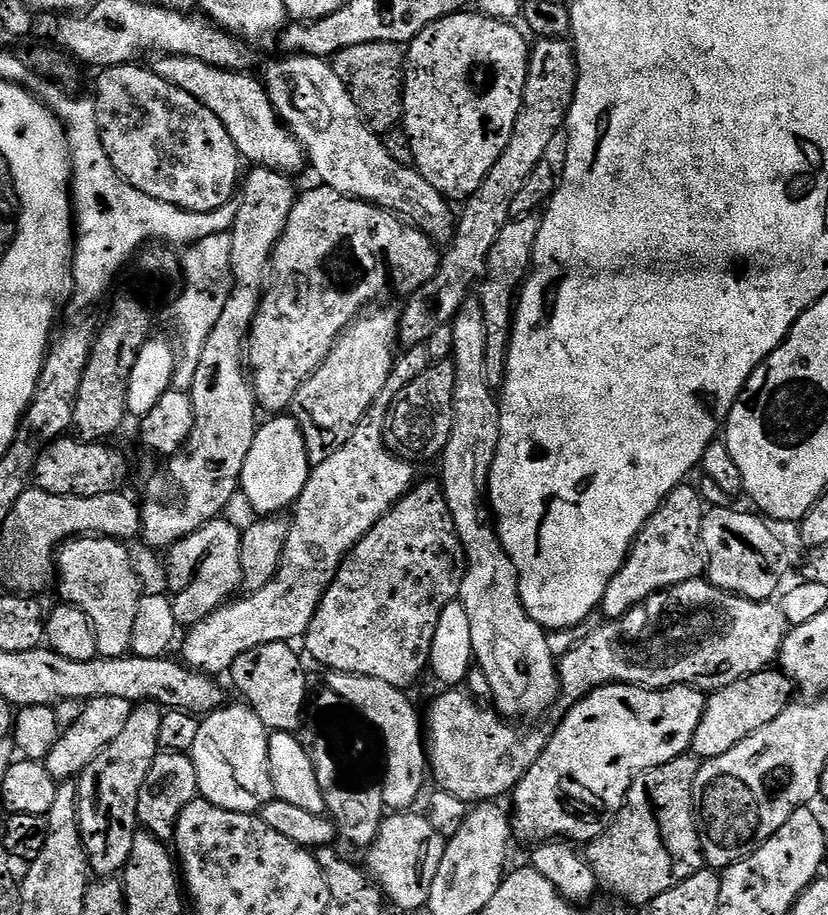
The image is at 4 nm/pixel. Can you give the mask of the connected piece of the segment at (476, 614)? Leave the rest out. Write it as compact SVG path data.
M469 302L461 308L451 323L454 346L450 357L454 366L454 418L450 438L439 457L444 497L454 518L456 533L464 543L464 563L466 571L458 597L462 612L470 622L470 642L475 663L479 666L492 691L490 700L495 711L505 718L520 722L523 716L540 716L552 703L557 703L560 695L558 660L550 652L547 638L549 633L524 609L520 601L520 575L502 546L497 521L492 515L492 505L488 494L490 470L494 466L494 454L500 441L500 401L497 393L486 382L486 326L484 311L479 303Z

